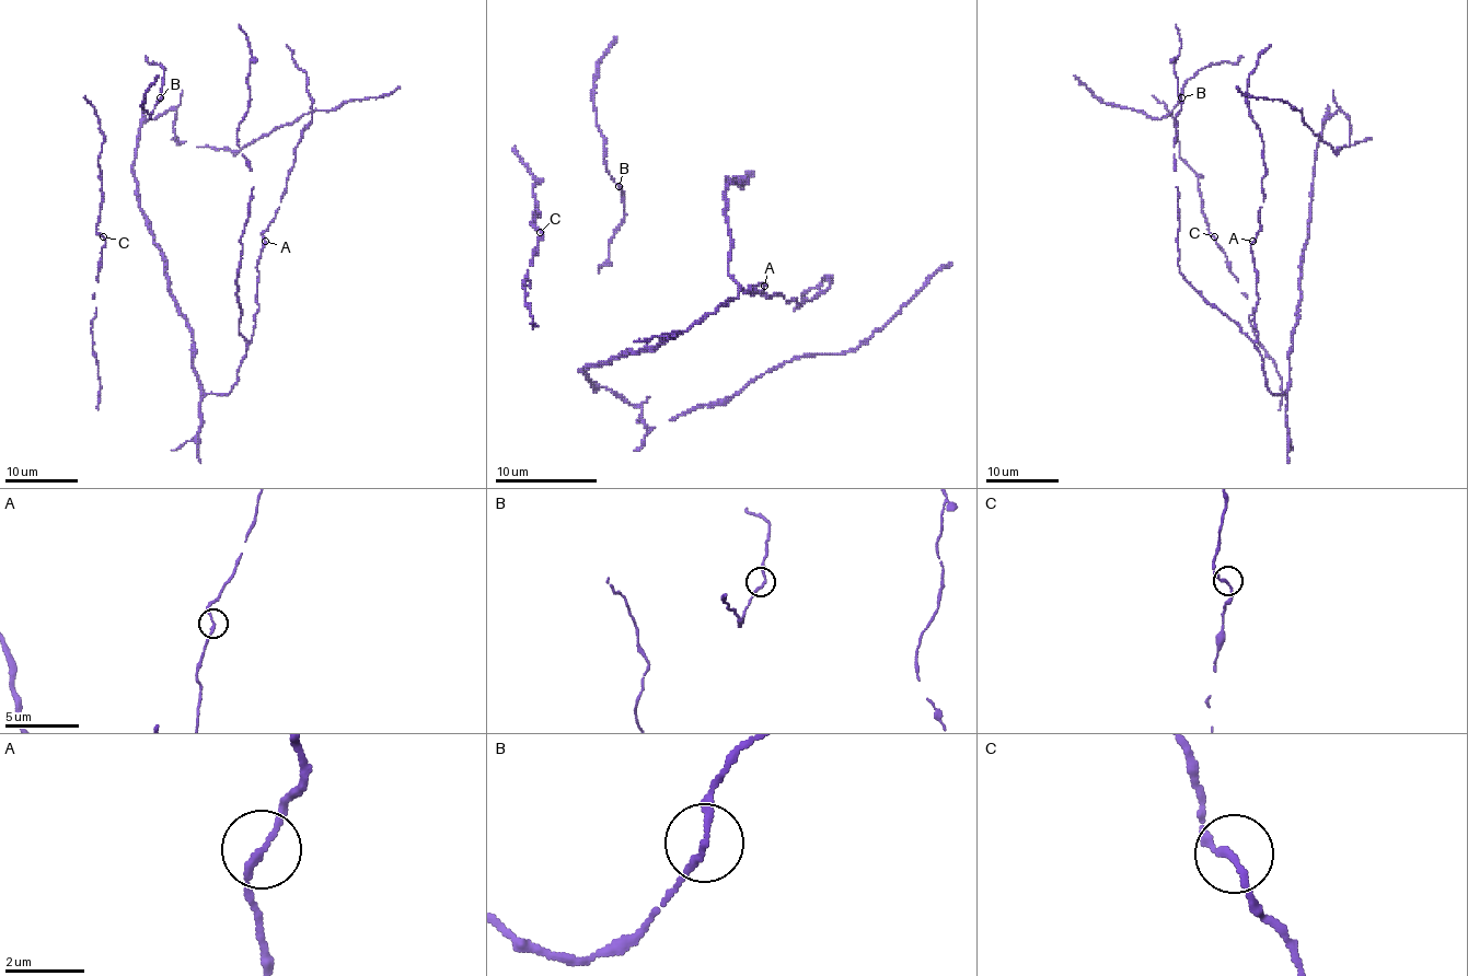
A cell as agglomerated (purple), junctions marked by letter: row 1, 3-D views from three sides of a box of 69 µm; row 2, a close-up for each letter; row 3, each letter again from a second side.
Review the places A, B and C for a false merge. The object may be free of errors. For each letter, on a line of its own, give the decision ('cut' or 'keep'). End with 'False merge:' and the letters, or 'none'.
A: keep
B: keep
C: keep
False merge: none

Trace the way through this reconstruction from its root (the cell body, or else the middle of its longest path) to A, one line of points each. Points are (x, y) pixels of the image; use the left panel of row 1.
A: (193, 351), (198, 386), (206, 393), (228, 393), (253, 333), (258, 308), (257, 260), (264, 242)

